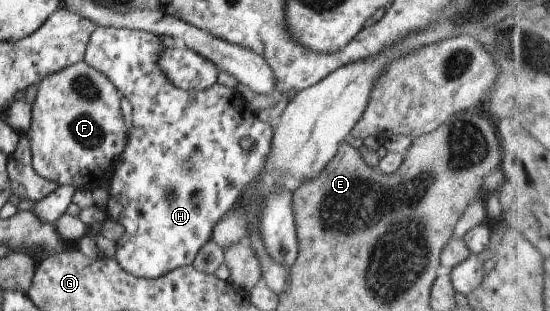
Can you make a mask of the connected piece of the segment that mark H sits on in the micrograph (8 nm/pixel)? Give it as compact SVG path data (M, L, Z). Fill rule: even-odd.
M96 26L91 33L87 47L84 51L83 61L102 73L118 91L121 97L127 99L132 109L131 129L127 135L126 144L121 152L119 160L114 166L112 178L108 182L108 200L106 201L105 215L111 220L120 223L124 227L124 233L115 242L114 260L127 273L133 274L133 277L151 278L165 275L172 269L179 266L188 266L193 261L195 253L199 251L199 247L205 245L210 239L211 228L216 221L219 221L232 206L236 203L238 196L244 191L245 187L256 177L262 170L264 157L268 152L268 145L272 136L272 125L267 122L260 121L255 112L249 109L249 106L243 101L239 92L234 89L217 84L215 82L210 88L200 92L193 90L182 90L175 87L165 74L162 73L158 64L158 55L163 49L163 44L156 35L143 30L130 30L125 28L114 28L113 26ZM243 138L250 138L251 147L243 149L239 142Z

